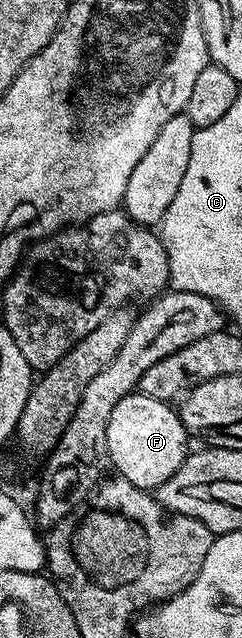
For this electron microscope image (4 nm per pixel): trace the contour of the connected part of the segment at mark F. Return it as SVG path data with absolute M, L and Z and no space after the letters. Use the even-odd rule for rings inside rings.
M134 390L129 395L119 398L115 410L111 410L111 418L107 422L108 463L114 464L116 475L127 478L135 486L146 490L155 490L184 462L190 451L191 437L185 431L180 415L173 412L168 403Z

